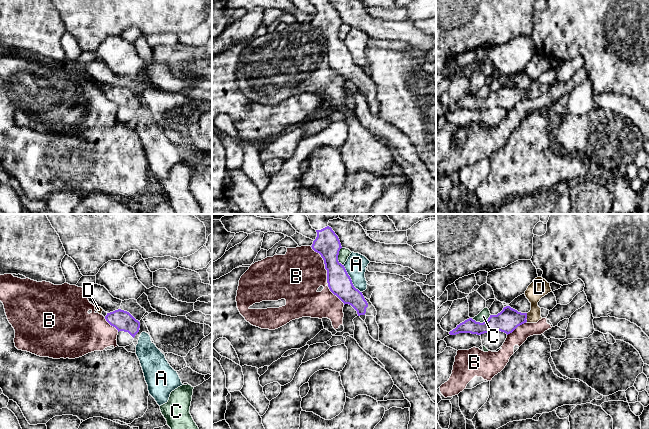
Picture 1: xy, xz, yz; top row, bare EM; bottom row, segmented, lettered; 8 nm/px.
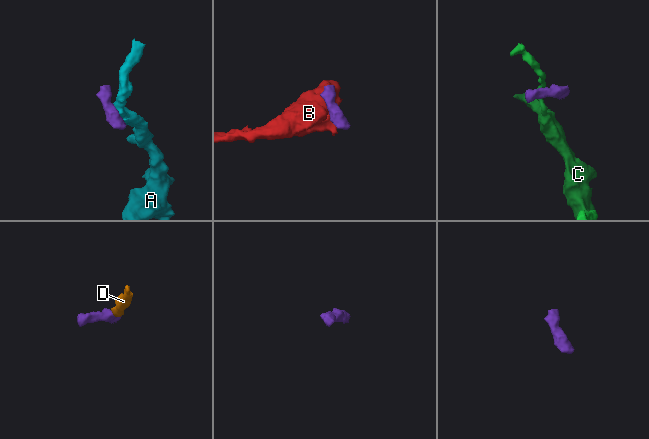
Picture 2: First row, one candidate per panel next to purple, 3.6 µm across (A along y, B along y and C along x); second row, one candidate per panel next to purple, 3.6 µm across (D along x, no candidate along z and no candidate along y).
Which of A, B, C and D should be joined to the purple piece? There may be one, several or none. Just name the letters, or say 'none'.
none

